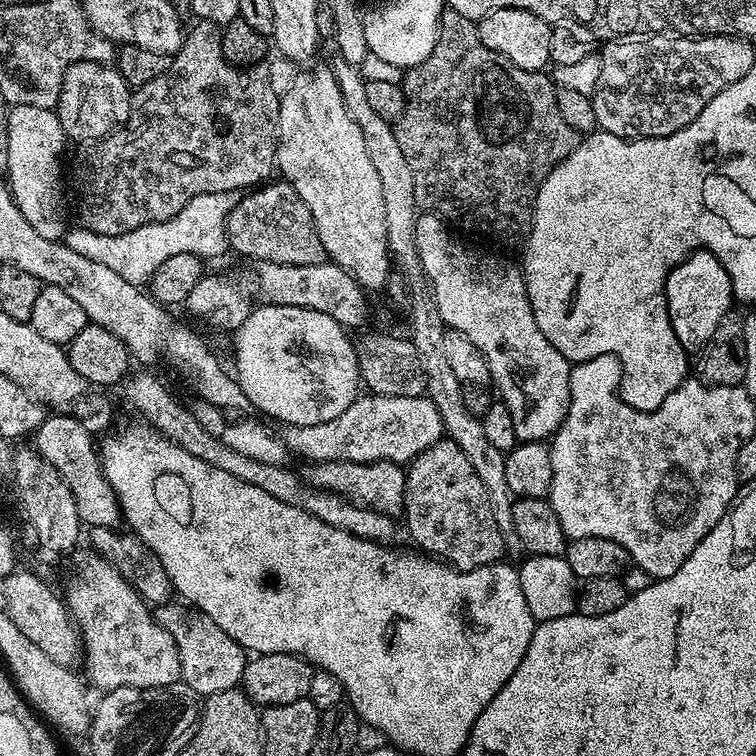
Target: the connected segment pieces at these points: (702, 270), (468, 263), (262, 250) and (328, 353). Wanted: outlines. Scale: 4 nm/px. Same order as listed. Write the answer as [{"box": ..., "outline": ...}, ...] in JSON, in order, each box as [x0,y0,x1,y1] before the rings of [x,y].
[{"box":[664,249,734,354],"outline":[[[704,249],[692,252],[670,272],[664,293],[671,326],[684,350],[690,354],[708,344],[718,323],[734,304],[732,279],[725,267]]]},{"box":[416,214,572,441],"outline":[[[420,214],[416,217],[416,249],[422,262],[424,275],[430,281],[430,291],[438,306],[438,314],[442,314],[445,325],[453,332],[466,334],[478,350],[482,350],[482,358],[486,358],[488,369],[492,375],[491,383],[500,391],[499,399],[510,410],[514,418],[514,434],[517,441],[547,441],[555,436],[568,413],[570,396],[570,374],[572,364],[550,342],[546,342],[546,334],[538,330],[538,322],[534,322],[534,314],[530,306],[530,298],[526,294],[524,274],[508,260],[499,260],[496,256],[487,256],[484,252],[475,252],[464,244],[459,244],[446,227],[445,221],[431,214]]]},{"box":[226,182,325,266],"outline":[[[287,182],[272,183],[265,183],[237,199],[226,222],[229,249],[240,256],[249,256],[252,262],[269,260],[290,266],[325,263],[324,247],[306,202],[298,198],[298,190]]]},{"box":[234,304,362,426],"outline":[[[260,304],[253,307],[252,312],[246,318],[246,322],[242,322],[234,329],[236,336],[236,368],[234,367],[234,375],[240,381],[242,390],[246,394],[246,398],[250,398],[253,409],[257,413],[265,412],[268,416],[280,420],[281,425],[297,424],[298,426],[318,426],[318,422],[330,422],[330,418],[338,418],[338,414],[342,414],[342,410],[346,410],[346,406],[350,406],[350,402],[354,402],[358,393],[362,388],[360,379],[360,364],[356,360],[358,351],[355,343],[348,341],[345,325],[339,324],[334,318],[330,318],[324,312],[318,310],[310,310],[302,306],[274,306],[273,304]]]}]

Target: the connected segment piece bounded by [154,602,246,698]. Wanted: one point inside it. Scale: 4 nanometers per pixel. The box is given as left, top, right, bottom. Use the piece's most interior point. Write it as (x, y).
(210, 661)

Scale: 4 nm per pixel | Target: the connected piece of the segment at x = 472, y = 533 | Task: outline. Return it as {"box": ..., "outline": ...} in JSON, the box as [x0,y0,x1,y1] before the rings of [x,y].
{"box":[402,438,505,572],"outline":[[[441,438],[407,465],[402,519],[408,523],[417,549],[451,564],[459,572],[495,564],[505,555],[504,539],[494,522],[486,486],[474,474],[470,458],[453,440]]]}

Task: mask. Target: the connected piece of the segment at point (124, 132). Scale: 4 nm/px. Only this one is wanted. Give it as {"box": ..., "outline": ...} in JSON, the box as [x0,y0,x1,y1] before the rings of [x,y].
{"box":[72,20,280,234],"outline":[[[196,20],[193,28],[187,29],[182,46],[171,57],[168,69],[154,82],[146,82],[146,86],[135,89],[132,93],[132,105],[128,121],[120,125],[119,128],[108,133],[107,136],[93,140],[87,145],[88,148],[76,160],[76,165],[72,168],[72,180],[76,183],[76,196],[80,199],[80,220],[83,227],[94,230],[98,234],[126,234],[130,230],[138,230],[138,226],[146,226],[154,222],[162,222],[190,198],[198,194],[218,194],[219,192],[239,193],[241,190],[252,190],[257,186],[263,185],[269,179],[268,176],[276,168],[276,131],[278,130],[278,110],[280,109],[280,96],[276,88],[272,85],[272,76],[267,72],[264,64],[253,64],[250,68],[237,68],[236,65],[225,58],[222,54],[222,38],[220,37],[221,25],[205,20]]]}

